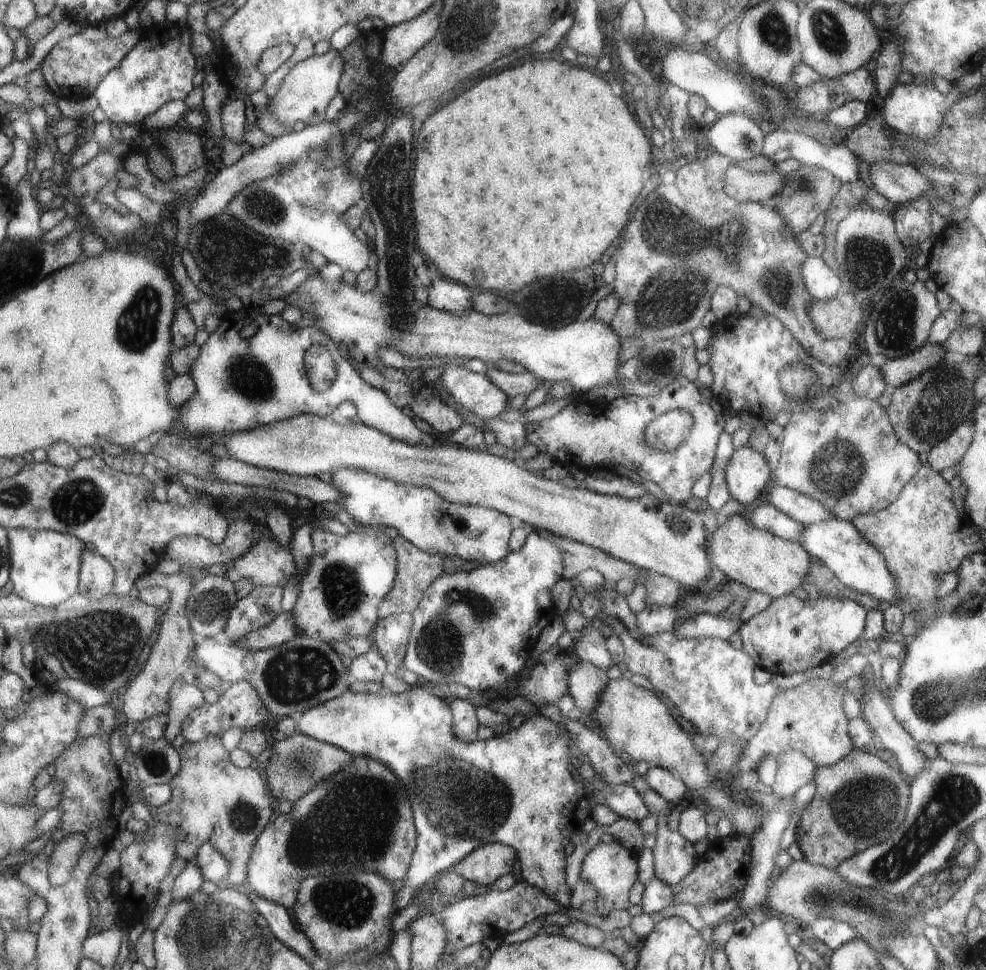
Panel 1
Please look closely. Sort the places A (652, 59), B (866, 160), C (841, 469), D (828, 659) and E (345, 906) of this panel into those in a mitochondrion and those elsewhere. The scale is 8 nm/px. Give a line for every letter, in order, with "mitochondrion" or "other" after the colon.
A: other
B: other
C: mitochondrion
D: other
E: mitochondrion

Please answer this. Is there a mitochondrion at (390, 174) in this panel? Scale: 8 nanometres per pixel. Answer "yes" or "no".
yes

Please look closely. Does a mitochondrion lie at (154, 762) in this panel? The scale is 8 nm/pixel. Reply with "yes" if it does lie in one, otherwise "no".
yes

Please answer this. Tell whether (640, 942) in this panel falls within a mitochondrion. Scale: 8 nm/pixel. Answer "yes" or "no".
no

